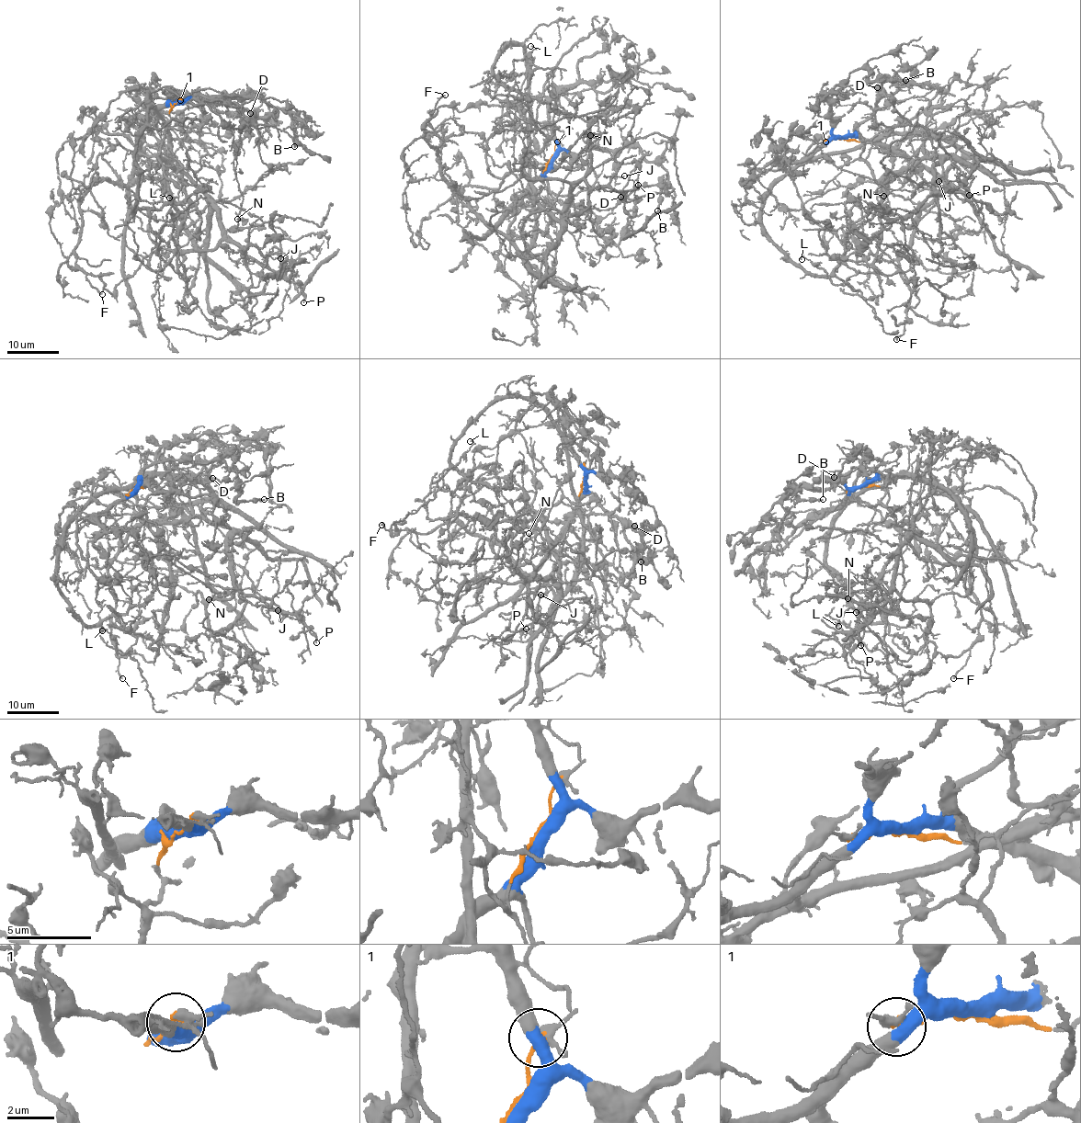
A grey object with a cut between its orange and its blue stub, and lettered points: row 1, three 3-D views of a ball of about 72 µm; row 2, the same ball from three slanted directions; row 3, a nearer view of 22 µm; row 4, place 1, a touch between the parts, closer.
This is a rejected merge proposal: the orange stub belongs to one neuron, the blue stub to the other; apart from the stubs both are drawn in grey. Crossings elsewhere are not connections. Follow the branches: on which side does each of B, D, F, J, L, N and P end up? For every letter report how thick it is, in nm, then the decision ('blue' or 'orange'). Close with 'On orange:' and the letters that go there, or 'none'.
B: calibre 240 nm; blue
D: calibre 150 nm; blue
F: calibre 190 nm; blue
J: calibre 130 nm; orange
L: calibre 150 nm; blue
N: calibre 160 nm; orange
P: calibre 190 nm; orange
On orange: J, N, P

